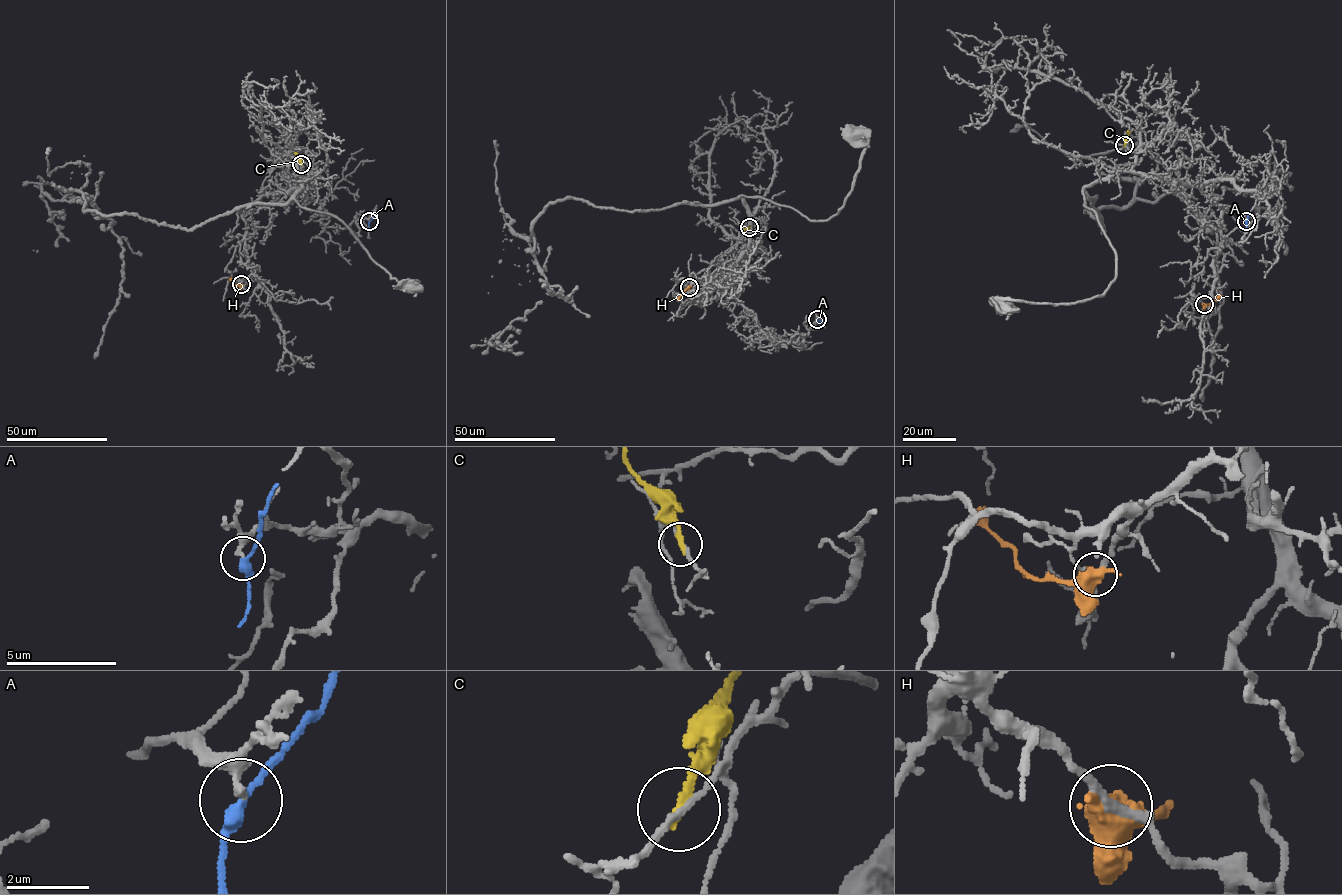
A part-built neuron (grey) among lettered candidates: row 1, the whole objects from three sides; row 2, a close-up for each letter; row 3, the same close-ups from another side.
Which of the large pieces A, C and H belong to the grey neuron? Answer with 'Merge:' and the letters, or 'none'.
Merge: none

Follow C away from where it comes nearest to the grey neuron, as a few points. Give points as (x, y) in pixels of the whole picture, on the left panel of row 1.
C: (301, 164), (295, 152)

